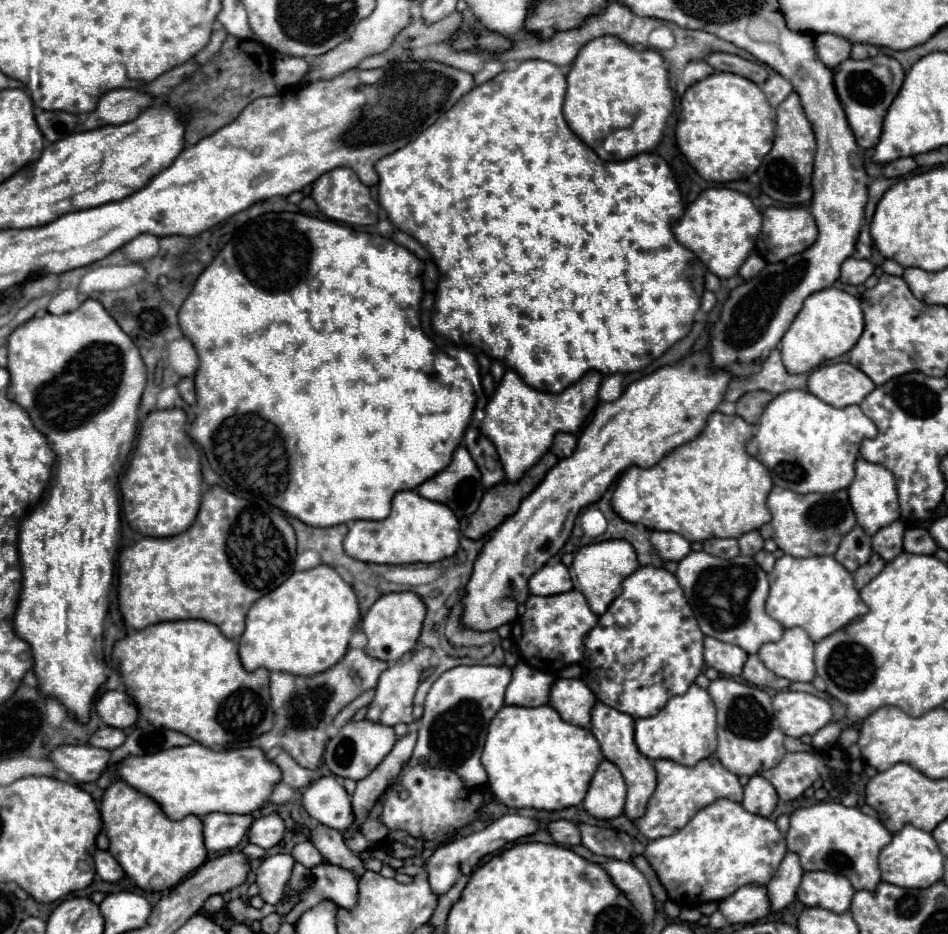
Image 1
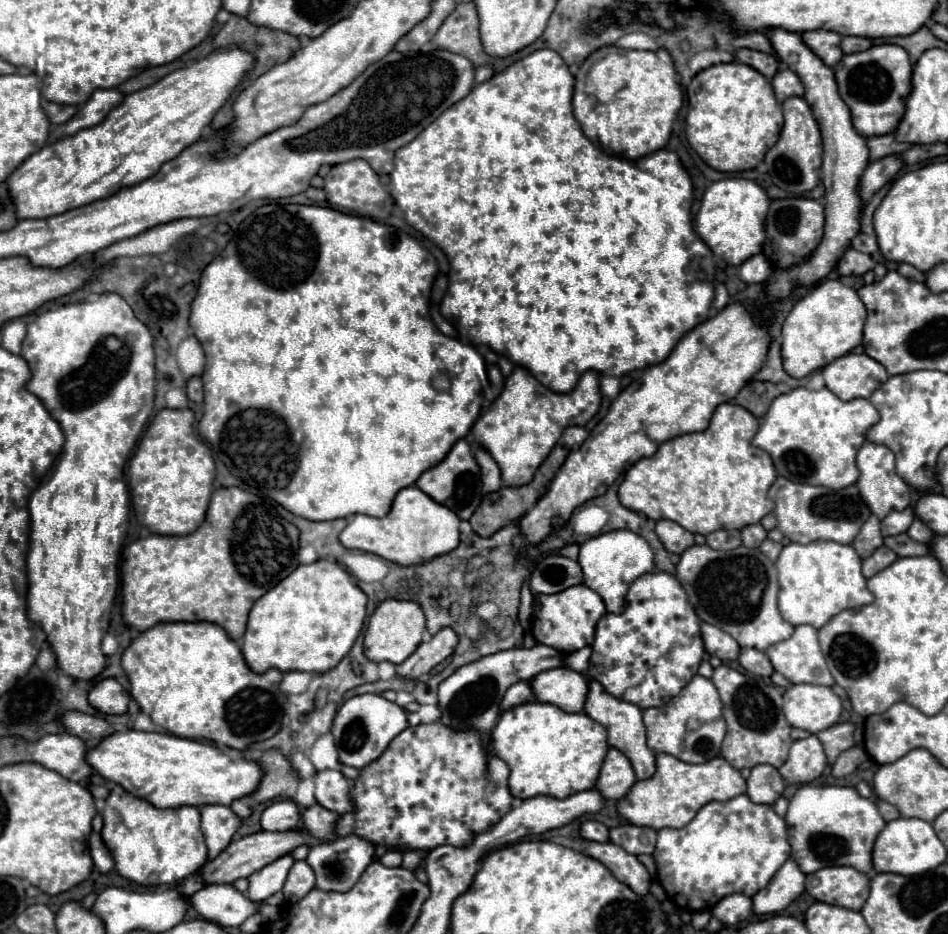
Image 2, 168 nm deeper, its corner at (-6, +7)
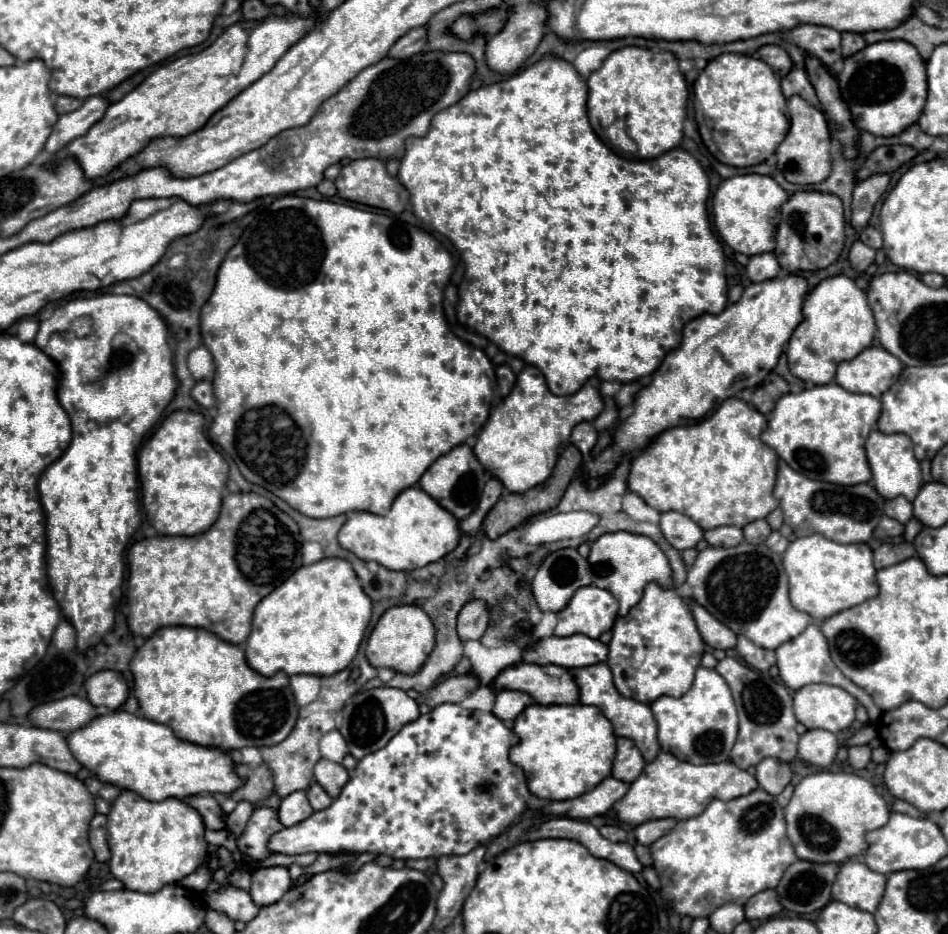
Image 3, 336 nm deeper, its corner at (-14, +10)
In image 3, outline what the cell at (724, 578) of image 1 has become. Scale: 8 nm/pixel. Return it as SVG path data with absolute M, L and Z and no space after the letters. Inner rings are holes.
M743 542L735 548L707 546L689 568L687 584L693 590L695 602L709 614L729 626L735 634L747 636L767 650L775 650L783 642L793 640L813 622L811 616L791 606L781 556L771 552L765 544L753 546Z

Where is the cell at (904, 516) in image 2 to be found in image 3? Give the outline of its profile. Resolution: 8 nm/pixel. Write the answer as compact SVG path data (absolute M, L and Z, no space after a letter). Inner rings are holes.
M897 496L895 500L885 502L885 514L897 520L899 524L907 524L913 518L913 508L911 502L907 502L903 496Z

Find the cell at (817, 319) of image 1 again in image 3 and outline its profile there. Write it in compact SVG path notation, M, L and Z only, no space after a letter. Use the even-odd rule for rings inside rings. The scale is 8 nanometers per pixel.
M843 274L825 278L815 286L815 290L811 290L811 294L803 302L803 320L791 334L787 346L789 370L805 382L827 384L835 378L839 362L851 360L861 350L871 346L873 334L875 320L865 292Z

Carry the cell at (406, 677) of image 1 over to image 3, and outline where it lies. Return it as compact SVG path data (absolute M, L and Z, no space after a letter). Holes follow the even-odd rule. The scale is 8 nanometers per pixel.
M479 600L465 604L457 618L459 640L461 642L479 640L485 630L487 630L487 608L483 608L483 604L479 604Z

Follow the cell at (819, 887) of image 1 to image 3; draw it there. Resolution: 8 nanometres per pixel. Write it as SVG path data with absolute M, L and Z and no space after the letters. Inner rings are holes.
M849 860L839 868L837 878L831 886L831 896L833 900L839 900L847 906L875 912L883 896L885 882L887 882L885 874L873 872L863 862Z

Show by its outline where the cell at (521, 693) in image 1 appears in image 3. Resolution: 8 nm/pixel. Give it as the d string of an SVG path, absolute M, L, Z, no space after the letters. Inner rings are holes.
M499 690L493 714L501 720L515 720L515 716L519 716L527 704L533 704L533 698L529 694L519 690Z

